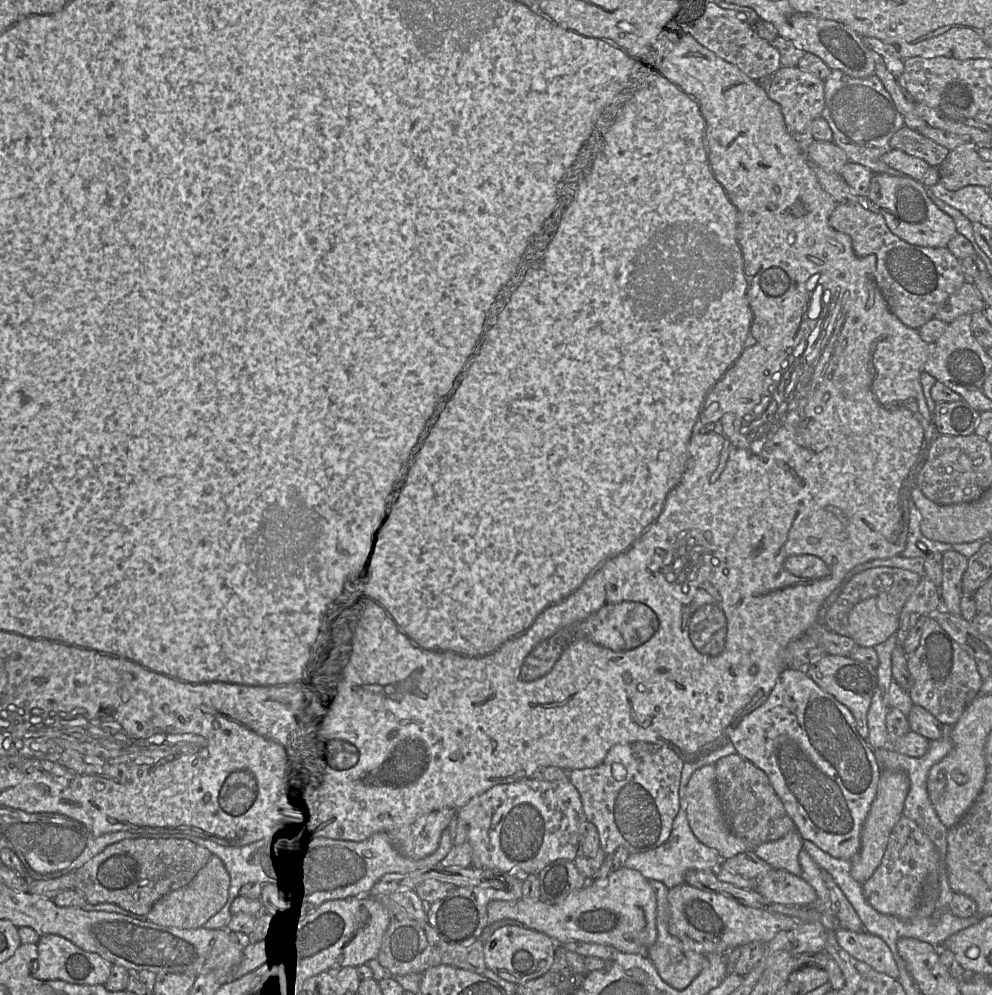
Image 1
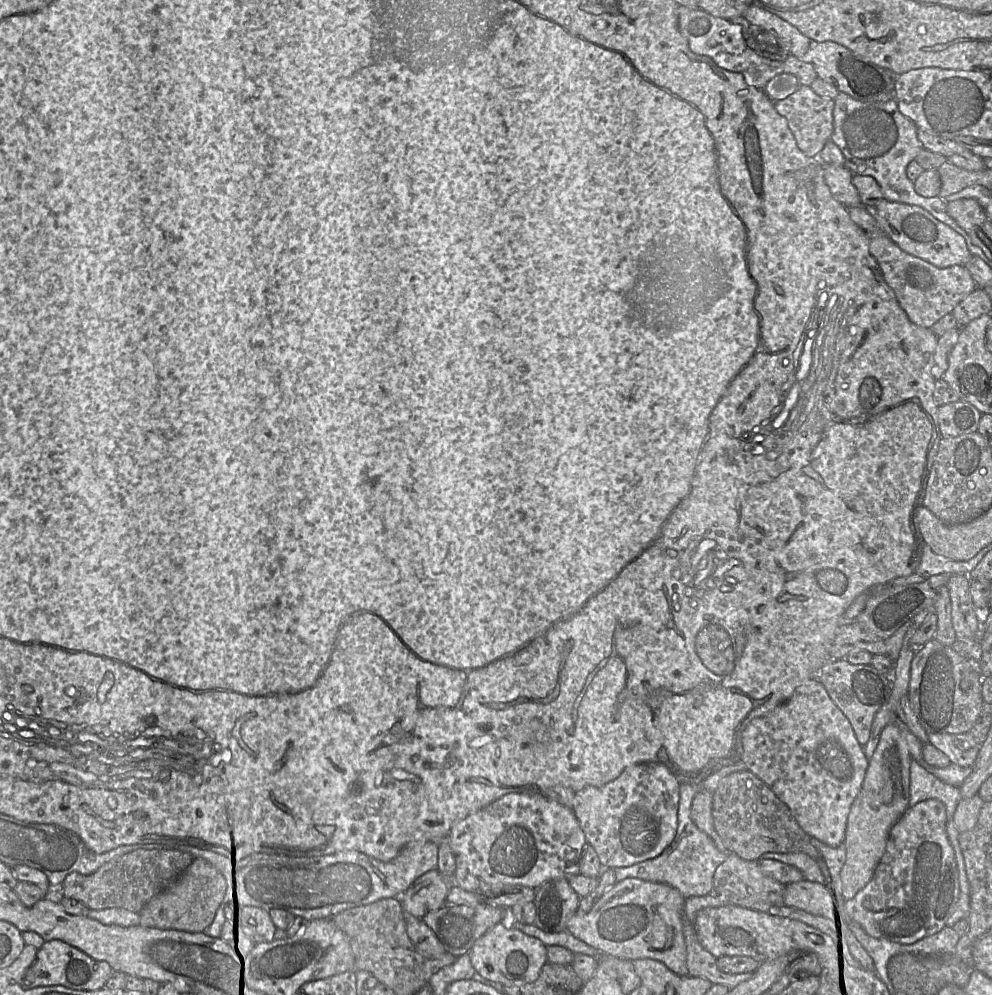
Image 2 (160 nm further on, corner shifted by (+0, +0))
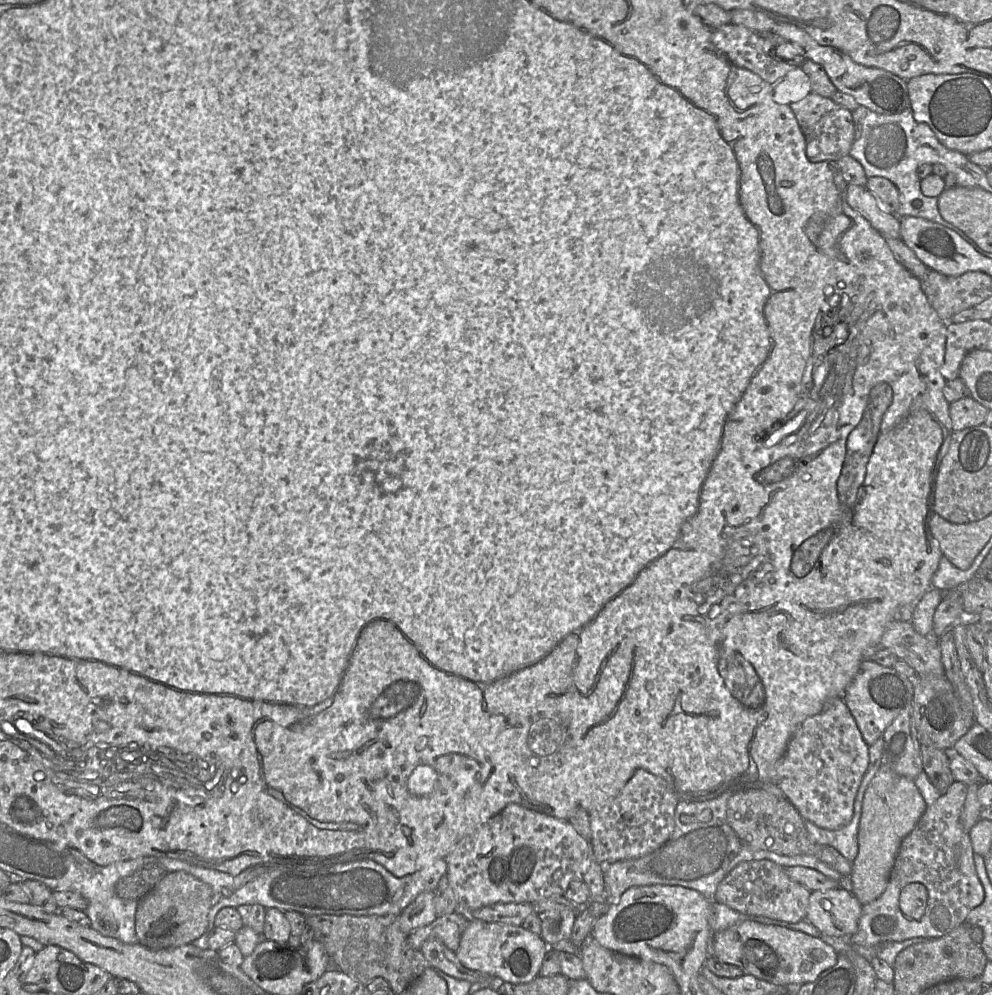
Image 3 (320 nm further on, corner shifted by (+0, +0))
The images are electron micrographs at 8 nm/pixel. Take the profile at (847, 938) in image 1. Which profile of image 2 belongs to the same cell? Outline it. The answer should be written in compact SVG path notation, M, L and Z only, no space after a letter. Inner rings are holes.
M931 798L910 806L893 826L886 851L872 879L852 898L849 907L843 907L840 915L832 921L833 930L840 943L856 957L853 924L859 923L870 936L912 943L933 935L947 926L960 896L959 870L954 849L949 841L946 806Z

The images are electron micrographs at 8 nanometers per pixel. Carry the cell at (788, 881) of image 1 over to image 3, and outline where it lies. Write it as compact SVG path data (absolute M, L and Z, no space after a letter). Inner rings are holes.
M835 888L811 891L806 920L822 934L848 939L858 928L862 904L852 892Z

